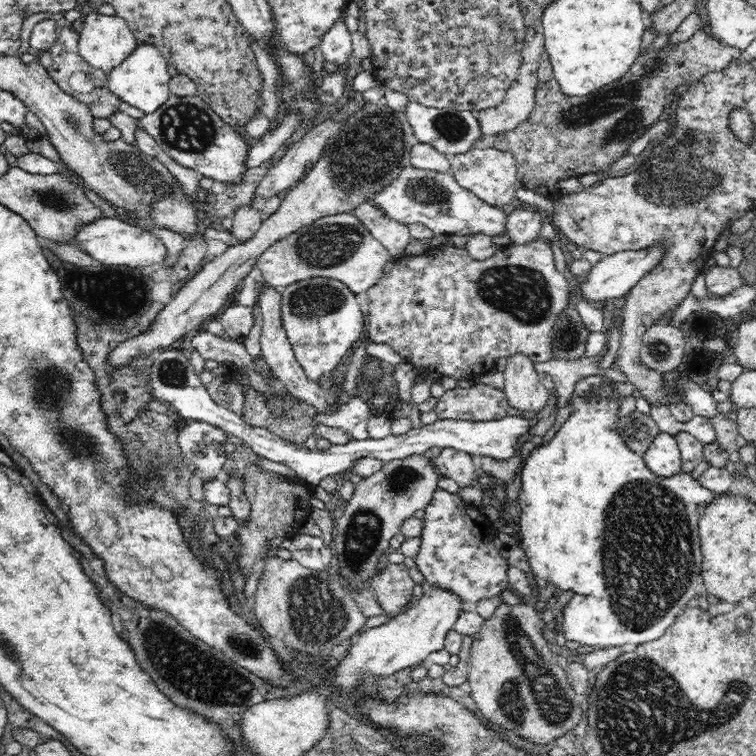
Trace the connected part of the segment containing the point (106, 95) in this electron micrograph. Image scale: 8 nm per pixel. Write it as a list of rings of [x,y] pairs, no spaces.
[[[69,26],[57,30],[56,43],[49,49],[52,64],[47,68],[49,77],[66,93],[83,102],[92,111],[94,118],[108,118],[118,111],[122,100],[109,89],[107,71],[99,70],[86,62],[78,52],[79,33]]]

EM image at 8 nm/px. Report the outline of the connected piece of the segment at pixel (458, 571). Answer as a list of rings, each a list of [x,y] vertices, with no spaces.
[[[437,487],[432,500],[420,514],[423,528],[420,548],[415,556],[415,566],[424,575],[426,585],[439,585],[450,592],[458,593],[463,602],[478,602],[483,598],[500,595],[508,586],[506,559],[500,555],[494,543],[493,523],[479,512],[476,506],[468,505],[458,495]]]

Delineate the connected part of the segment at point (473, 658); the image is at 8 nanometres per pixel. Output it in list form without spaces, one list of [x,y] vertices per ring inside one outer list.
[[[501,603],[492,613],[490,619],[486,619],[482,628],[473,634],[473,643],[470,648],[470,661],[468,666],[467,681],[471,686],[471,697],[475,700],[480,712],[483,714],[486,720],[489,720],[490,726],[500,727],[500,730],[514,731],[517,736],[534,741],[535,743],[546,744],[551,740],[560,738],[566,733],[574,730],[573,728],[582,720],[582,708],[580,707],[579,699],[575,689],[571,686],[571,683],[565,673],[565,668],[560,667],[556,663],[556,655],[554,650],[550,649],[548,645],[549,631],[546,628],[547,624],[541,617],[541,611],[534,609],[534,605],[527,603],[519,603],[514,606],[506,603]]]

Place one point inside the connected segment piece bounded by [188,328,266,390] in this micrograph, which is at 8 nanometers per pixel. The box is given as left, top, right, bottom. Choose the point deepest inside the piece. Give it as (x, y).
(211, 347)

